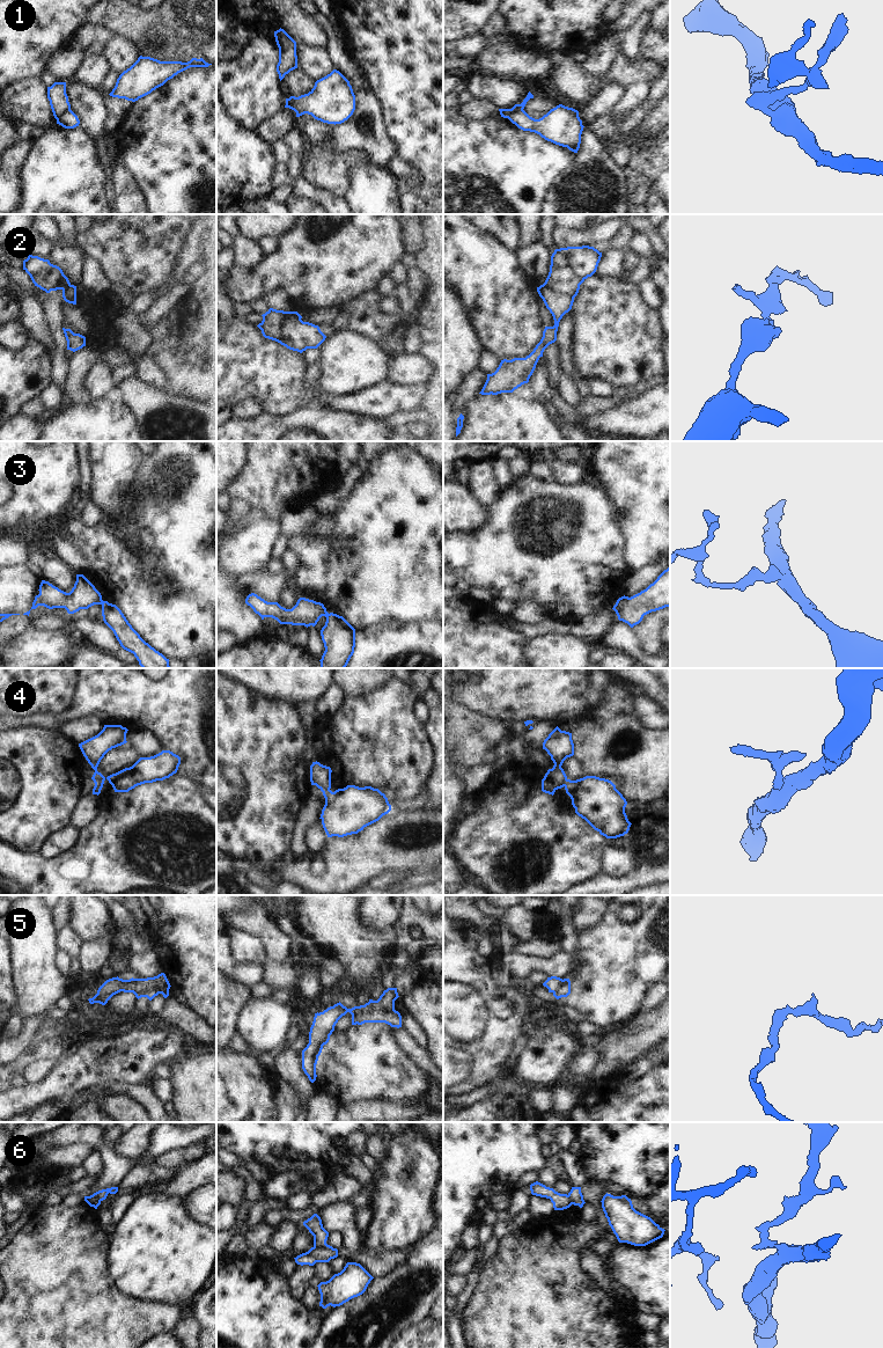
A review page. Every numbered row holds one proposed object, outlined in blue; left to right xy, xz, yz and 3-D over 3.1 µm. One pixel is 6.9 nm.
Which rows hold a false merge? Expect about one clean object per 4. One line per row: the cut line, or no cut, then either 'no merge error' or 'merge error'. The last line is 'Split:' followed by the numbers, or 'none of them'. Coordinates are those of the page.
1: yz (522, 108), (516, 108), (507, 117) | merge error
2: yz (543, 284), (573, 298) | merge error
3: xz (329, 614), (326, 618) | merge error
4: xz (329, 789), (323, 793) | merge error
5: xy (169, 987), (162, 994), (156, 989), (147, 989), (134, 994) | merge error
6: xy (85, 1199), (90, 1196), (100, 1201) | merge error
Split: 1, 2, 3, 4, 5, 6

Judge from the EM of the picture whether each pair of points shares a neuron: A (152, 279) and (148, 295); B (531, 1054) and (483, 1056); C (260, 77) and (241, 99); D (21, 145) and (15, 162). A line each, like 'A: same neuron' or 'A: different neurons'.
A: different neurons
B: different neurons
C: same neuron
D: same neuron

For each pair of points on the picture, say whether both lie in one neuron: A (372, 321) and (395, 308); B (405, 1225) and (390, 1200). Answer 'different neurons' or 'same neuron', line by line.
A: different neurons
B: same neuron

